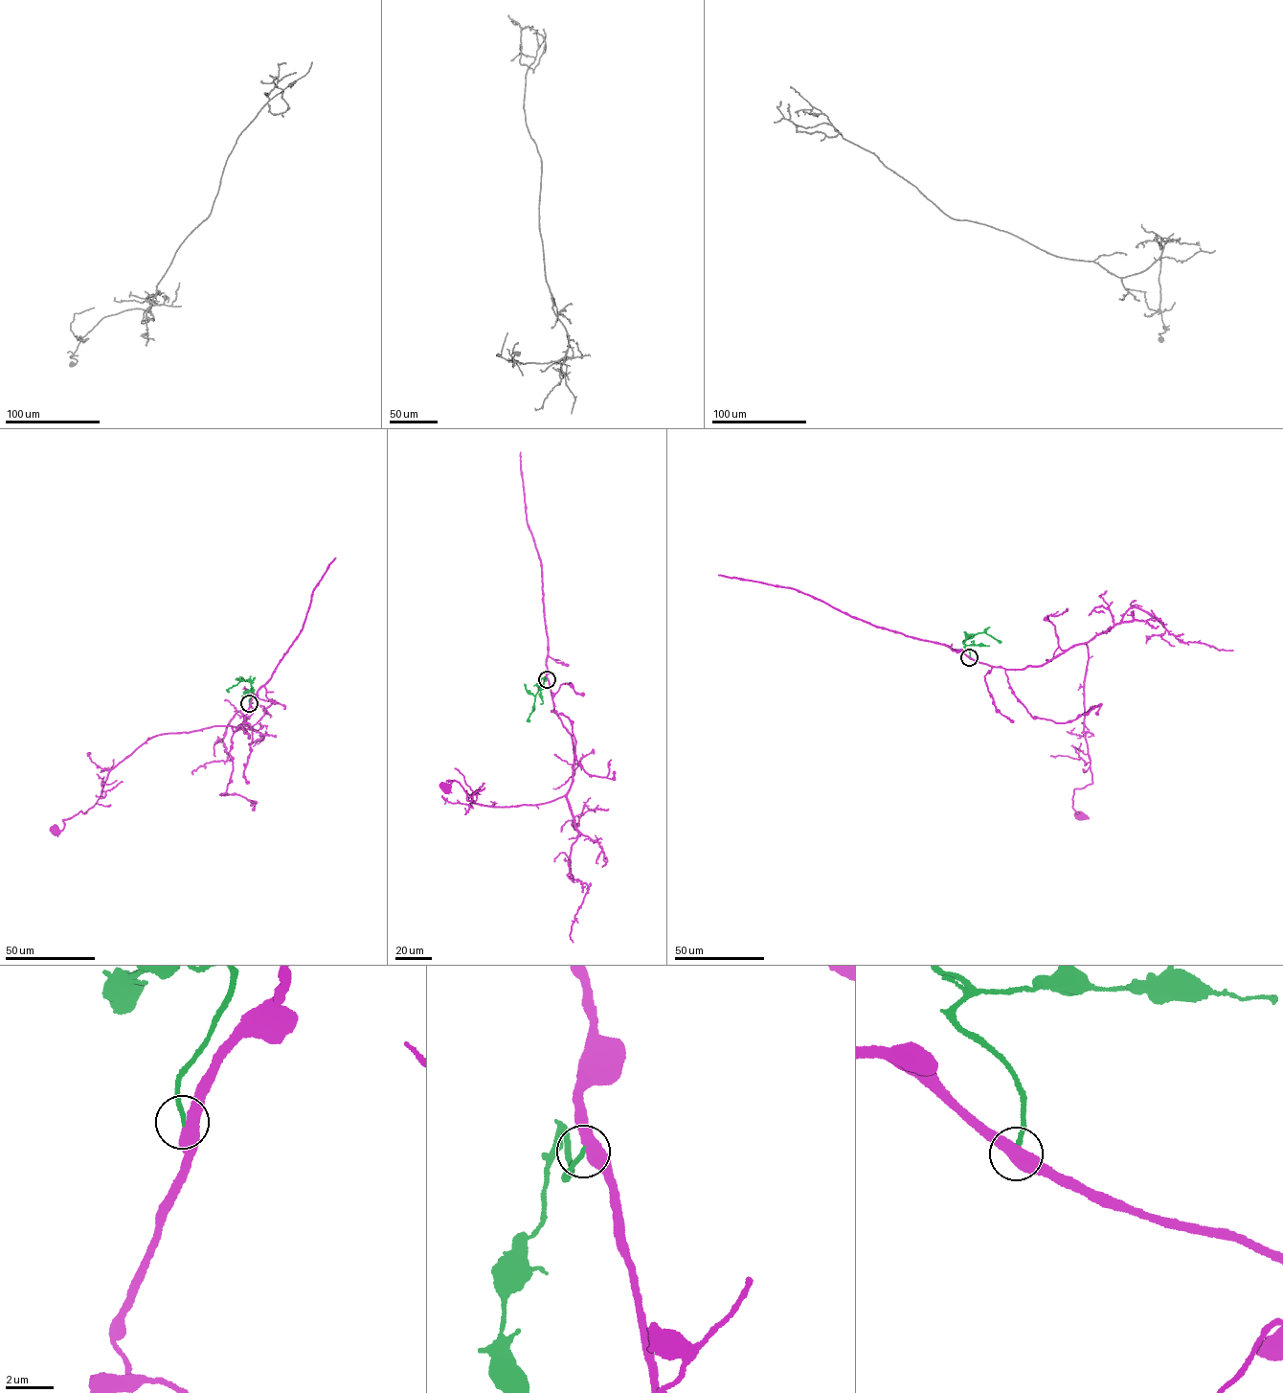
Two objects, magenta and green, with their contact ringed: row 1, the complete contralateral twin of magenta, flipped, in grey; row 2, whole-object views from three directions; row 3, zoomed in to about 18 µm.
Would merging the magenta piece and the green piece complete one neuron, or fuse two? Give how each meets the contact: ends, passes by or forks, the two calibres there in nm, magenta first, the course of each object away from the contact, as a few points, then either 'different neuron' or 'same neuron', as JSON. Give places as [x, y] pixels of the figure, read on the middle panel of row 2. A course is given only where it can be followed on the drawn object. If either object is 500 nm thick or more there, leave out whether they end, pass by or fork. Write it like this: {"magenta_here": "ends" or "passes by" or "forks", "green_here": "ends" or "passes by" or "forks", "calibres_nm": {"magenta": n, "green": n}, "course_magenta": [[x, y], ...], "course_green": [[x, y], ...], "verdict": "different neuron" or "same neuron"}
{"calibres_nm": {"magenta": 500, "green": 180}, "course_magenta": [[547, 679], [553, 710], [571, 735], [570, 789], [543, 803], [492, 807], [467, 800], [454, 780], [446, 786]], "course_green": [[546, 679], [540, 681], [529, 721]], "verdict": "different neuron"}

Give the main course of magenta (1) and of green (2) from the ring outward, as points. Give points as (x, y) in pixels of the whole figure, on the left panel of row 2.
1: (249, 703), (241, 723), (248, 738), (233, 726), (155, 735), (109, 771), (96, 803), (56, 830)
2: (249, 703), (253, 692), (250, 680), (241, 681), (228, 691)

